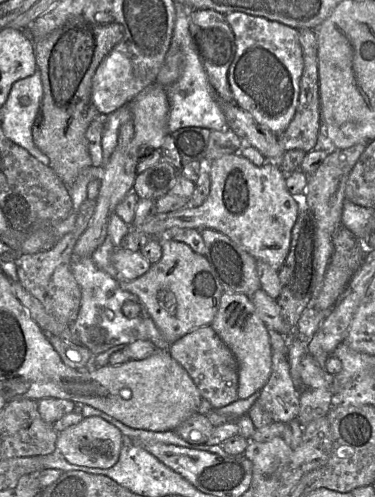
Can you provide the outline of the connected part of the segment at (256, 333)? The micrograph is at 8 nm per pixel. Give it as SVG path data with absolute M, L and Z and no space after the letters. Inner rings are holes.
M224 292L210 327L236 357L239 399L245 399L255 392L261 391L271 374L273 350L270 344L269 329L258 316L250 297L241 293Z

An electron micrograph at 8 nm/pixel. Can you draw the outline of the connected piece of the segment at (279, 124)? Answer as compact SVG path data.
M243 12L225 15L236 40L236 52L228 72L234 103L257 123L276 135L293 119L300 97L304 59L299 30Z

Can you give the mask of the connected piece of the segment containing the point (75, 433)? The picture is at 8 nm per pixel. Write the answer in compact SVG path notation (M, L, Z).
M97 416L83 418L78 424L64 429L59 432L56 440L56 450L68 463L100 469L107 469L116 464L123 445L124 436L121 431Z

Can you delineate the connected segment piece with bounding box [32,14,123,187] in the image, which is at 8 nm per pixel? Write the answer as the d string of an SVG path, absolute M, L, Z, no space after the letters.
M81 14L46 36L33 40L43 97L32 125L32 137L35 145L49 158L49 167L67 187L84 169L92 166L86 130L91 121L101 114L92 101L92 78L122 36L121 24L96 24Z

